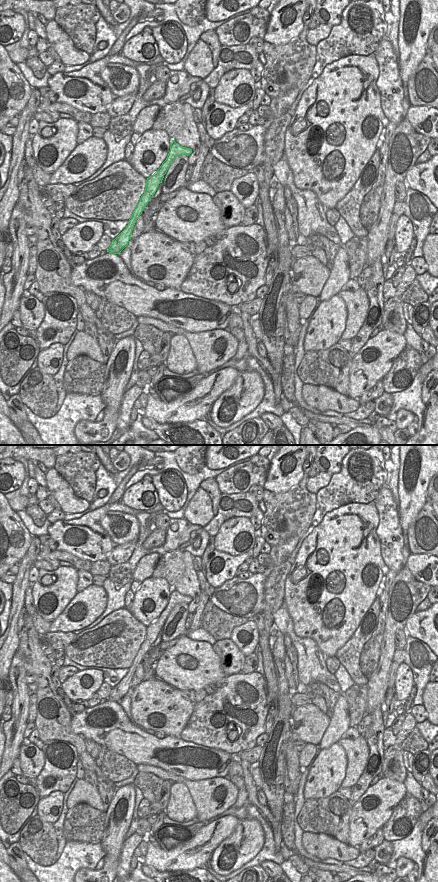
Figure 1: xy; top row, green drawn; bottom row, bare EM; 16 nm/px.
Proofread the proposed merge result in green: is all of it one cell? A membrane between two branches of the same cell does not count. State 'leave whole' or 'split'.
leave whole

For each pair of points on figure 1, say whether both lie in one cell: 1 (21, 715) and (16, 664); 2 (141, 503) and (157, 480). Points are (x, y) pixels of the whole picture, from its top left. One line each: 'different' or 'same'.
1: same
2: different

